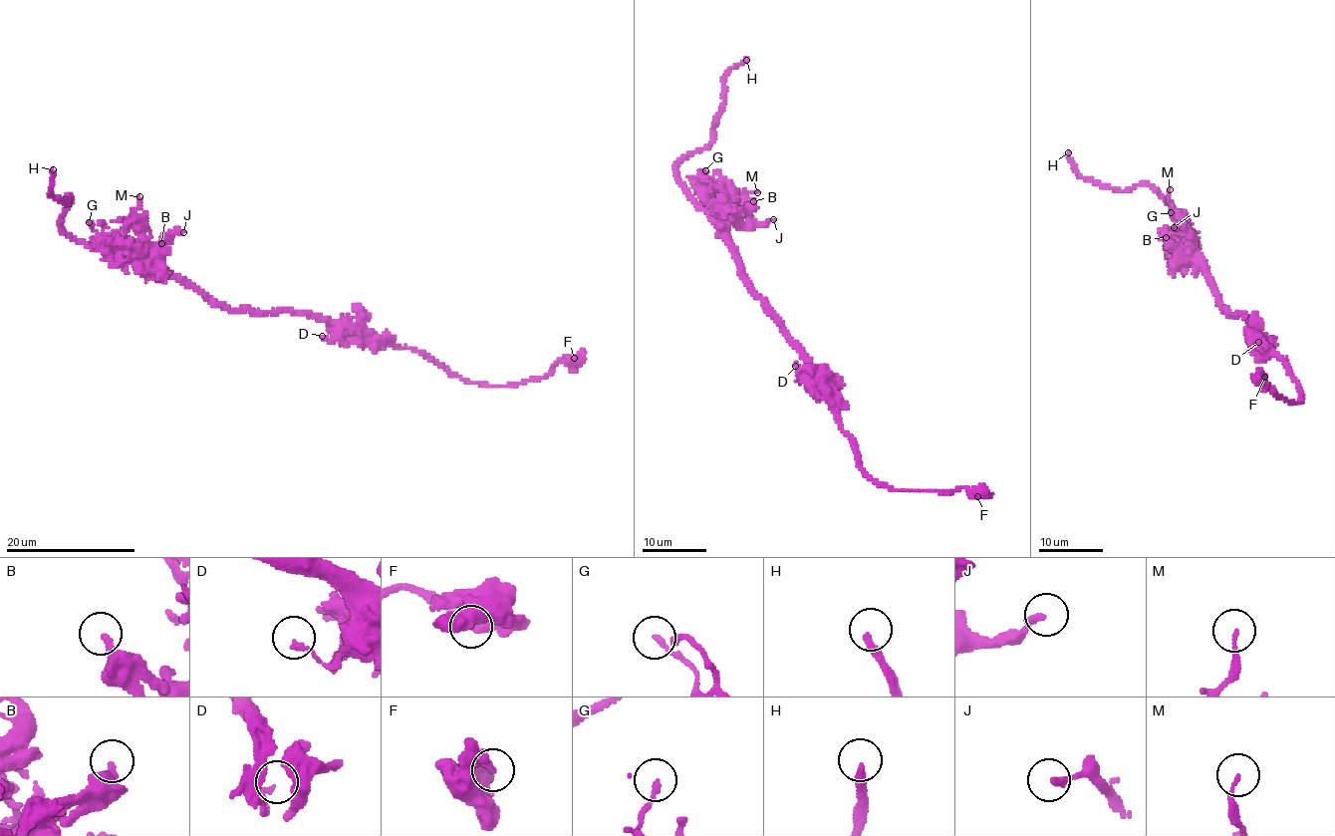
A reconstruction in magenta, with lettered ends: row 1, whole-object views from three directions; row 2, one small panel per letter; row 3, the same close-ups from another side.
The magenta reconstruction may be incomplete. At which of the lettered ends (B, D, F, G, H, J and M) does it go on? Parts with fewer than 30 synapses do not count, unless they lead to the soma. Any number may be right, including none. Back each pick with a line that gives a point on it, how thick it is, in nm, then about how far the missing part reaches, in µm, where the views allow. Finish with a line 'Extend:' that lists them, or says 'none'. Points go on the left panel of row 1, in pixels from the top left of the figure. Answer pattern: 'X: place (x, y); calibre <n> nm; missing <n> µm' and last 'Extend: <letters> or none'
H: place (53, 169); calibre 280 nm; missing 15 µm
Extend: H

